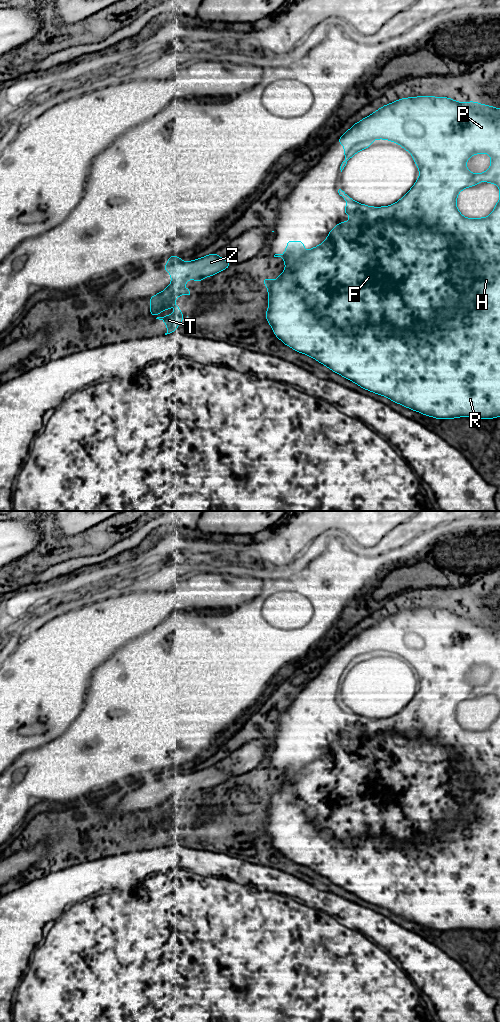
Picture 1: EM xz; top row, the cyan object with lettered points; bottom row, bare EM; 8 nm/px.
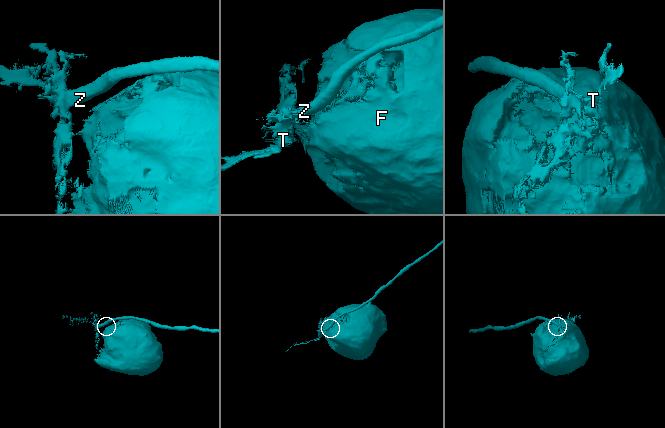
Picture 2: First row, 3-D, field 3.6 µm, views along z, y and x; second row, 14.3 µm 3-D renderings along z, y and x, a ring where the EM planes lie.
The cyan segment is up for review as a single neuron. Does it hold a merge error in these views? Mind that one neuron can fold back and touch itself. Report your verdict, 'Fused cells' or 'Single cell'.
Fused cells

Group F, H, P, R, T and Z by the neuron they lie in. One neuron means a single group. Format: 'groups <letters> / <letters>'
groups F H P R T / Z

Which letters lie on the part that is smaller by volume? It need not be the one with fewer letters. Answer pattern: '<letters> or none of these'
Z

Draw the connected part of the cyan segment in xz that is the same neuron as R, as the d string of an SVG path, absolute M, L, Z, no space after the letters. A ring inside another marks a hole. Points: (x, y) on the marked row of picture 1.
M420 96L399 99L354 124L336 141L344 145L346 155L340 166L341 172L353 155L370 147L375 139L387 139L409 151L418 166L420 178L416 179L415 185L402 199L385 207L370 207L357 203L339 189L339 195L349 202L344 206L344 213L351 215L352 219L338 223L329 232L328 238L311 250L300 253L301 249L306 248L302 240L294 243L289 239L288 246L284 247L287 252L274 255L284 259L286 268L275 281L268 277L261 281L268 287L269 305L265 317L275 336L284 344L314 358L358 386L383 395L395 403L437 419L497 418L500 416L500 200L488 217L470 219L461 215L456 207L456 199L461 190L478 185L480 181L494 183L500 188L500 108L475 101L459 103L445 97ZM481 153L490 155L491 167L485 173L472 174L466 168L466 162L474 154Z

